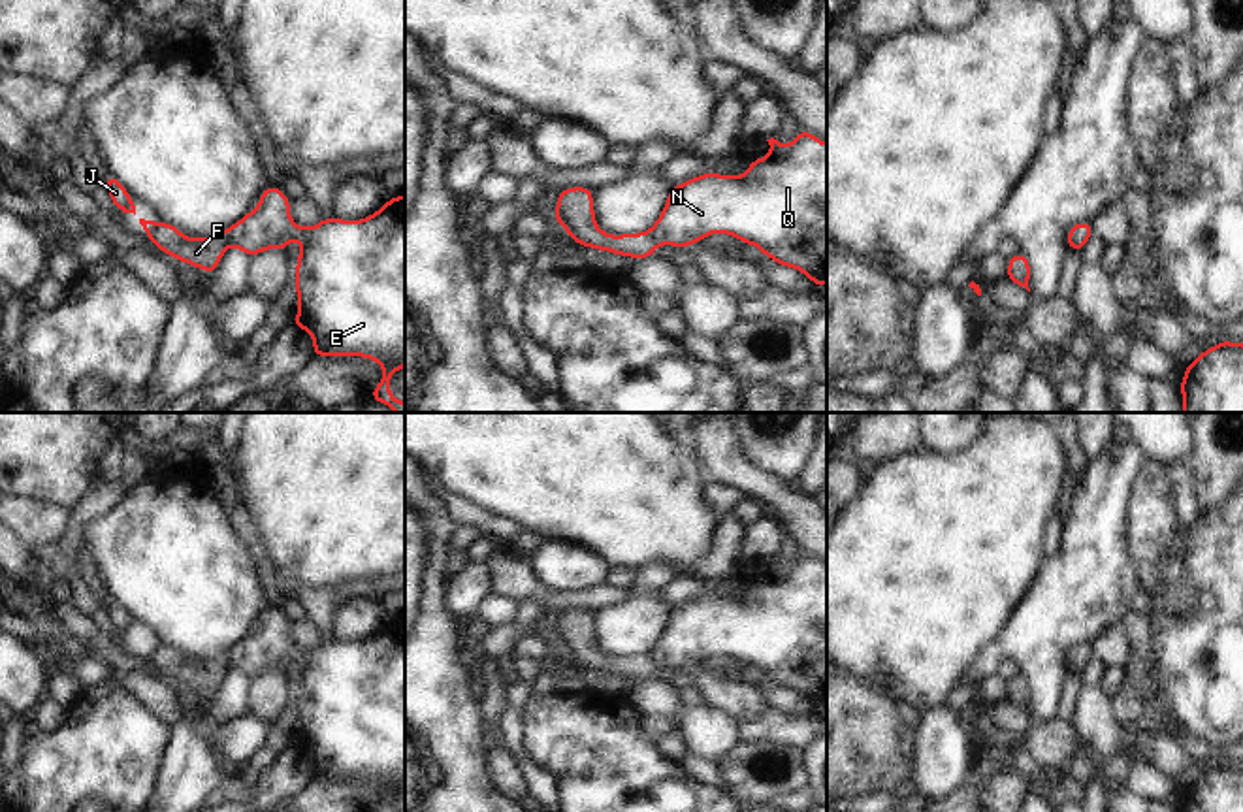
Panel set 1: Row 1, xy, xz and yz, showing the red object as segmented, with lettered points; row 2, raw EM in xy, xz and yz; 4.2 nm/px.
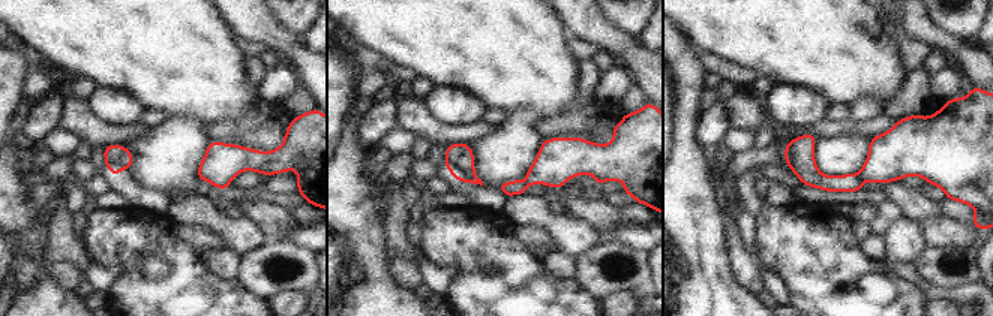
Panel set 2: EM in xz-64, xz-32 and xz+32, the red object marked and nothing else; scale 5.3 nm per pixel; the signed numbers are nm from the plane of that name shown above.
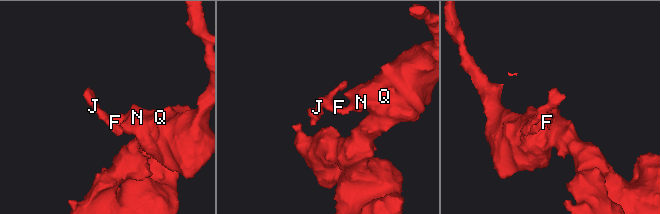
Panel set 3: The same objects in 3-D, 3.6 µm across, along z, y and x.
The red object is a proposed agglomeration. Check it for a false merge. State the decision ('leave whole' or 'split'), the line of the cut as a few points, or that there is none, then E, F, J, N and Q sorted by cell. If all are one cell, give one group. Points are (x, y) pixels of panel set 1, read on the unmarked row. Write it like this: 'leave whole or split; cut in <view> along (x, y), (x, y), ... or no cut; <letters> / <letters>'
split; cut in xy along (226, 652), (228, 667); E N Q / F J

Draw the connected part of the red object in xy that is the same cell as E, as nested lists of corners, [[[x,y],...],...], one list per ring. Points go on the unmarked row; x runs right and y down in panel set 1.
[[[269,607],[260,614],[260,625],[228,650],[228,669],[239,669],[249,680],[266,671],[284,674],[292,661],[301,663],[292,748],[313,757],[313,778],[350,776],[379,784],[382,801],[371,812],[390,812],[392,797],[405,789],[405,618],[388,620],[367,641],[320,641],[303,650],[290,641],[290,620]]]

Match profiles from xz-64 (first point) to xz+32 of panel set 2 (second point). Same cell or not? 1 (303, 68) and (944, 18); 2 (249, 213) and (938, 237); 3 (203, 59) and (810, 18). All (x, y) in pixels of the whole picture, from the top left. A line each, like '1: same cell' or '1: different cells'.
1: different cells
2: different cells
3: same cell

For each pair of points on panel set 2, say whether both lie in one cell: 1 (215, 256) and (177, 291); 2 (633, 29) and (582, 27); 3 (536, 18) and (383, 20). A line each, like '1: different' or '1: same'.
1: different
2: different
3: same

